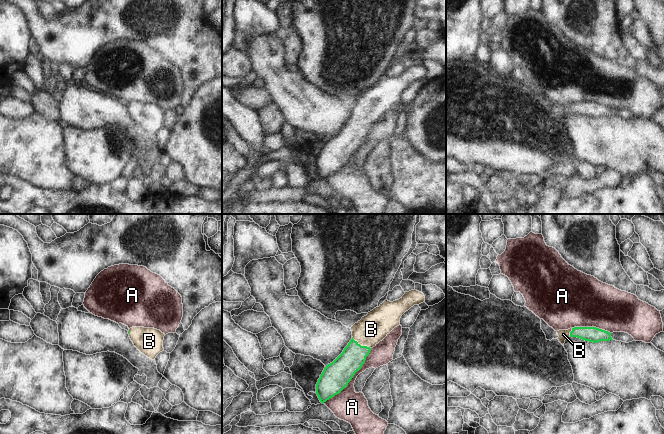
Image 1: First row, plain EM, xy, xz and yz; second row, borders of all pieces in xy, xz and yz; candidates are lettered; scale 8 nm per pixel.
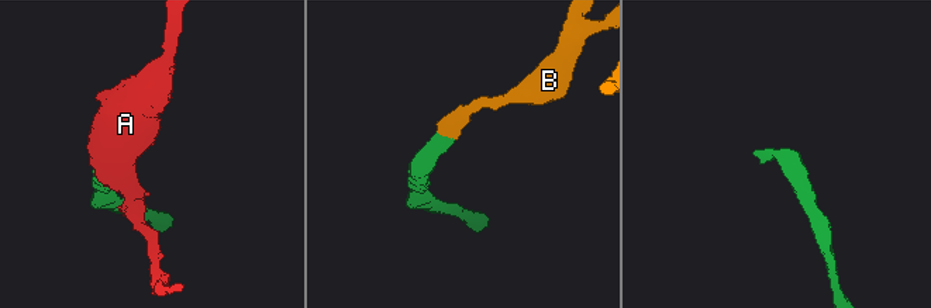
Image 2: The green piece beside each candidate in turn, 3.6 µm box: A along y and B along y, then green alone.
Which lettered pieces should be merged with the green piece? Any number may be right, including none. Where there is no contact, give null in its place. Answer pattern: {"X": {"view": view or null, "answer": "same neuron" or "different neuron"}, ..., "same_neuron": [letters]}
{"A": {"view": "xz", "answer": "different neuron"}, "B": {"view": "xz", "answer": "same neuron"}, "same_neuron": ["B"]}

